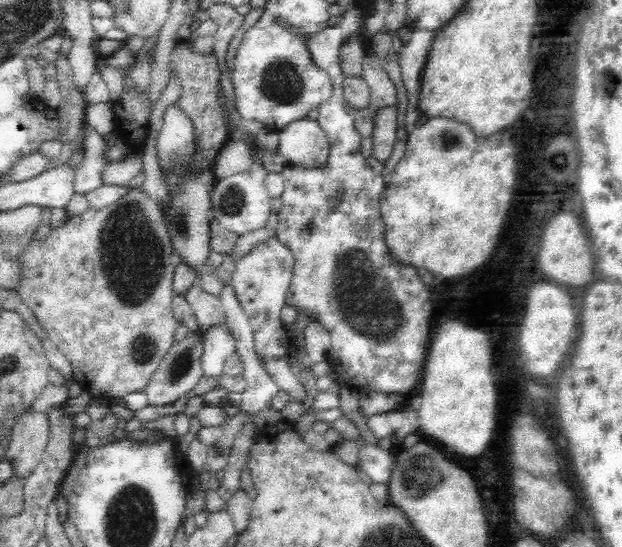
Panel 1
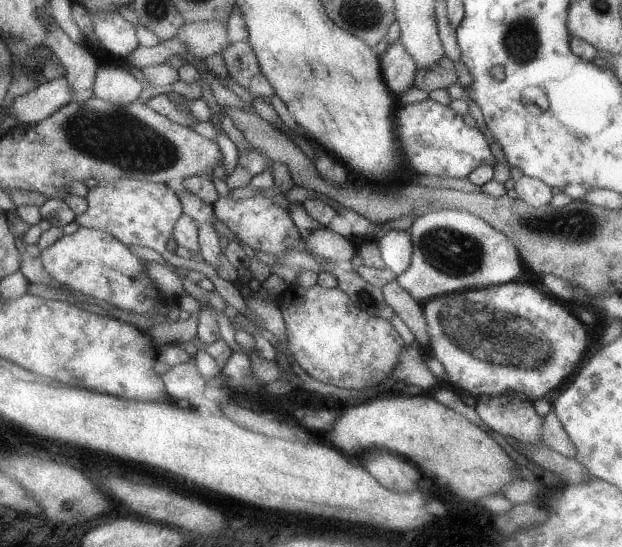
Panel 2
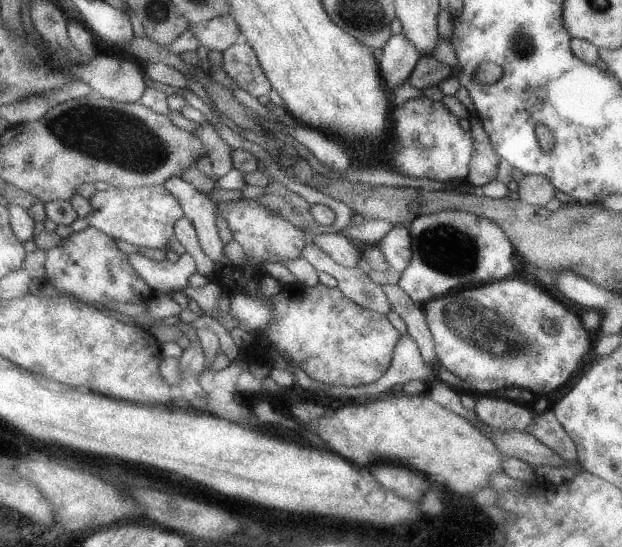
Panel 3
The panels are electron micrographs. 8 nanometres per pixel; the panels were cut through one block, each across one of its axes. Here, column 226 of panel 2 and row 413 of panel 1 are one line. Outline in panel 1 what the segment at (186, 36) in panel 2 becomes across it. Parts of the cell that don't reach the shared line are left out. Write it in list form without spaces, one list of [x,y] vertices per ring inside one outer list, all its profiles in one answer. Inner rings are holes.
[[[34,406],[21,415],[14,425],[11,448],[6,458],[14,466],[14,474],[30,474],[41,461],[50,437],[50,414],[42,413]]]

